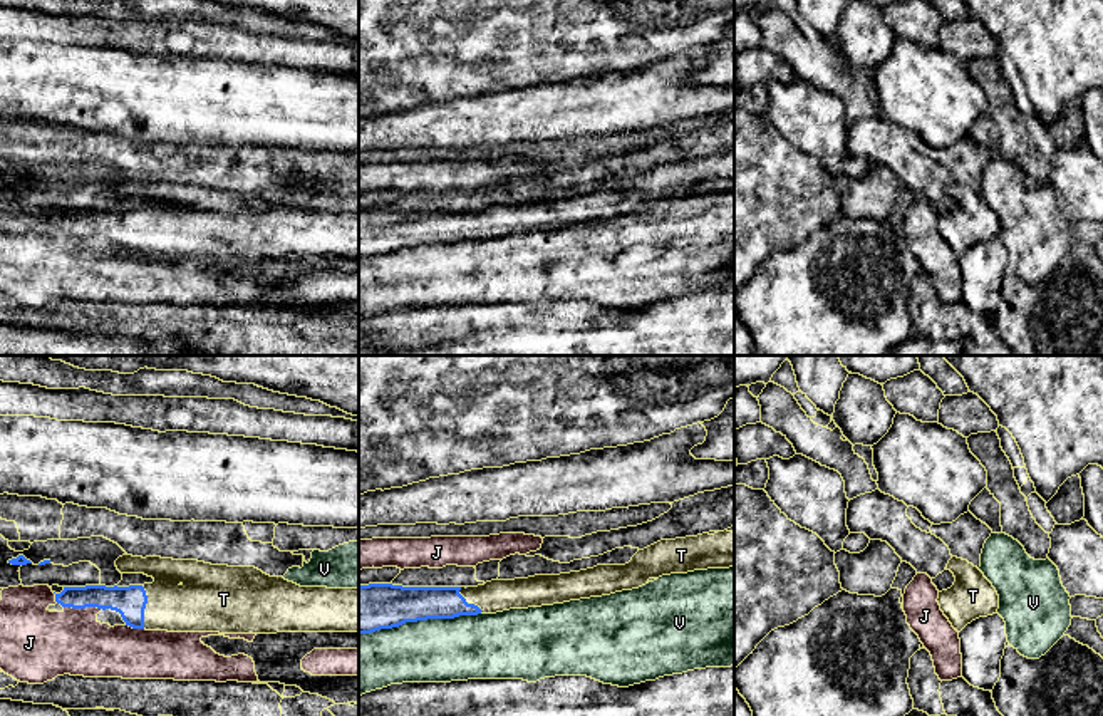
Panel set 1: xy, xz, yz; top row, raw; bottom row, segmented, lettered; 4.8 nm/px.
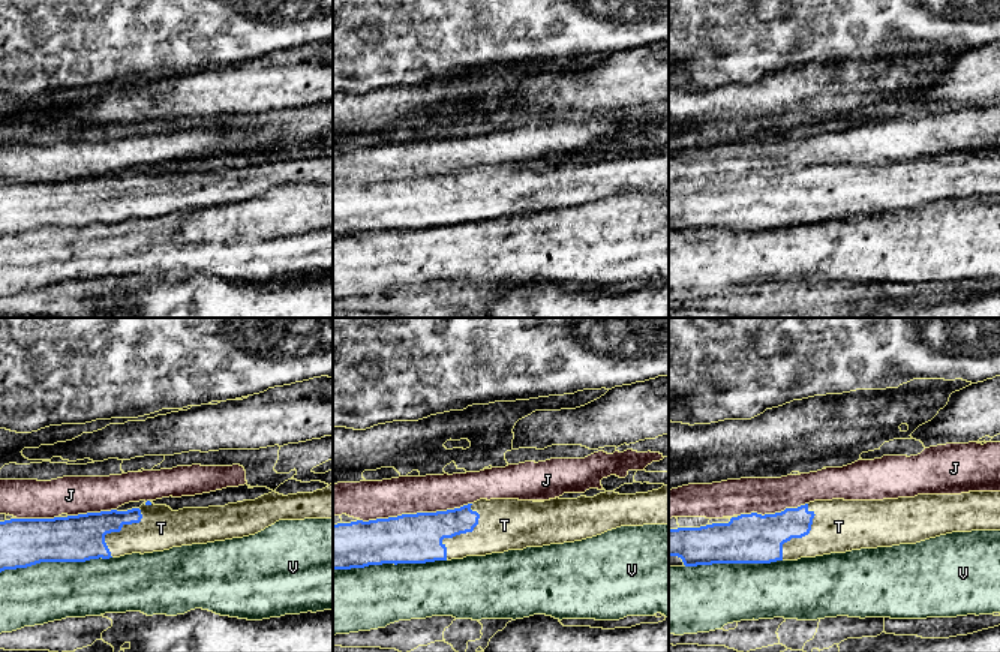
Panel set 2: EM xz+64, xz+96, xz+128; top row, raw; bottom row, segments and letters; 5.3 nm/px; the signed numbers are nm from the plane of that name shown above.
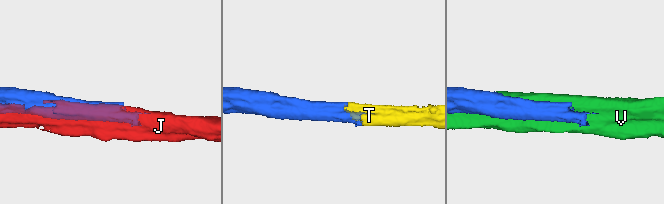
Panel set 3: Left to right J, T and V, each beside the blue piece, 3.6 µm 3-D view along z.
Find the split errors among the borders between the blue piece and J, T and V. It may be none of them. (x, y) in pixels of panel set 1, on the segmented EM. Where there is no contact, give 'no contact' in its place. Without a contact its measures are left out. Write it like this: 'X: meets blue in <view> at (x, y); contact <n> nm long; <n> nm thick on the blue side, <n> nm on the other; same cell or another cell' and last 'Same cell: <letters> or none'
J: meets blue in xy at (84, 607); contact 190 nm long; 150 nm thick on the blue side, 320 nm on the other; another cell
T: meets blue in xy at (144, 607); contact 200 nm long; 150 nm thick on the blue side, 260 nm on the other; same cell
V: meets blue in xz at (419, 619); contact 600 nm long; 220 nm thick on the blue side, 300 nm on the other; another cell
Same cell: T

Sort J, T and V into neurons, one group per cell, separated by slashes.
J / T / V

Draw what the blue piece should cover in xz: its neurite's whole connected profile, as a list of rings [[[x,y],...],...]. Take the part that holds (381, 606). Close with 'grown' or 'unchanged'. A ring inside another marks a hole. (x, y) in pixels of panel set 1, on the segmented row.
[[[702,533],[660,540],[639,550],[625,565],[491,580],[478,587],[402,587],[369,584],[359,587],[359,634],[399,627],[427,619],[496,614],[639,589],[650,579],[707,568],[734,567],[734,533]]]; grown

